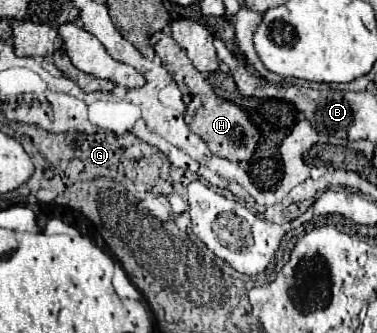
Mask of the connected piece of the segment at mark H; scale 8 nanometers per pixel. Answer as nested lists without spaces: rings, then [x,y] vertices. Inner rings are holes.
[[[164,31],[154,33],[150,41],[156,49],[156,55],[164,61],[164,67],[172,69],[174,81],[180,85],[186,85],[190,91],[190,95],[182,93],[186,107],[188,107],[186,109],[188,127],[208,143],[208,147],[214,155],[224,157],[228,161],[250,161],[254,151],[258,149],[260,131],[250,123],[246,113],[238,105],[234,105],[234,103],[230,103],[230,101],[226,101],[214,93],[208,79],[202,77],[202,73],[198,69],[194,69],[192,61],[186,57],[186,51],[168,33],[164,33]]]

